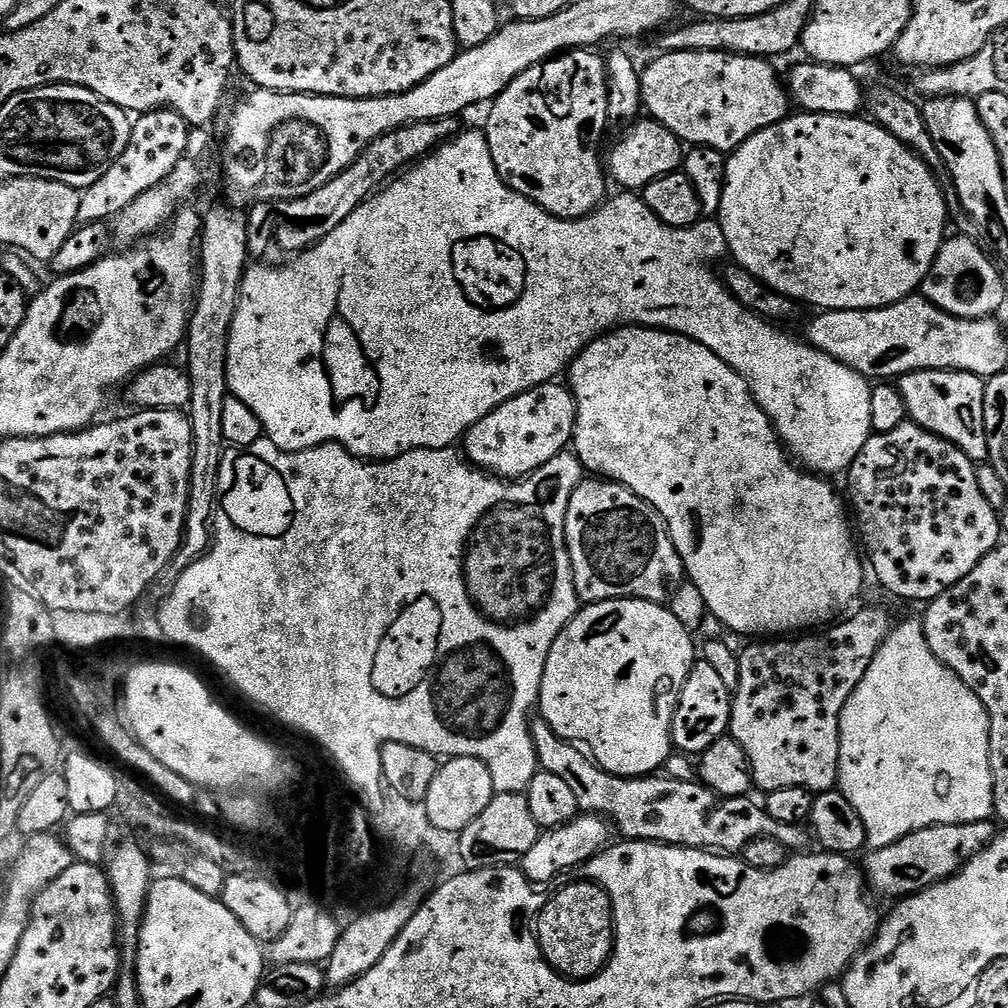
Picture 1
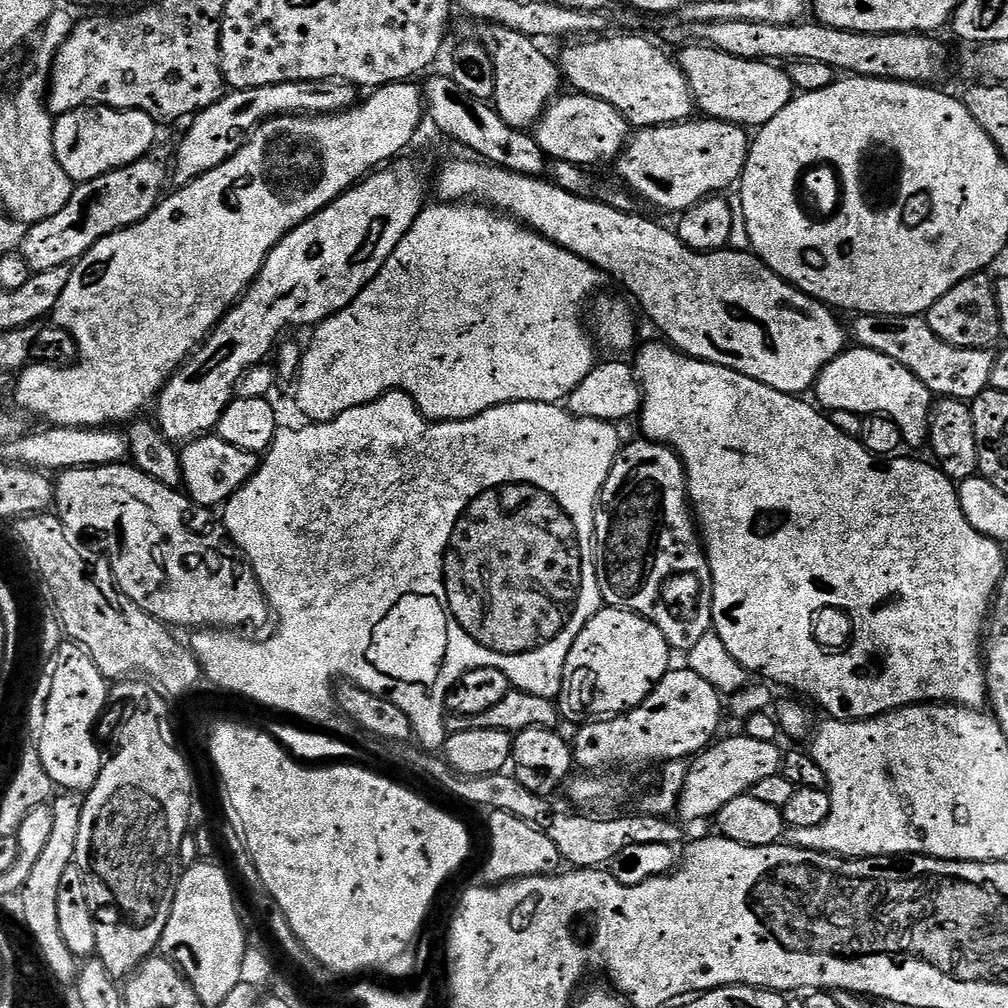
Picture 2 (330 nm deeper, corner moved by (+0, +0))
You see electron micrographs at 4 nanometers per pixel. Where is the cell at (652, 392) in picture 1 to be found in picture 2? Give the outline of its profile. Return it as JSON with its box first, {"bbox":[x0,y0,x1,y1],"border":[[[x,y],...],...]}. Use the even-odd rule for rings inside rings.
{"bbox":[634,342,1006,720],"border":[[[659,342],[660,344],[648,344],[634,359],[634,371],[637,380],[640,381],[640,391],[642,399],[640,401],[640,411],[638,421],[643,439],[652,440],[656,444],[666,444],[670,448],[676,449],[680,456],[680,461],[684,464],[684,471],[688,474],[688,499],[690,507],[698,521],[698,532],[702,537],[702,543],[708,554],[708,565],[712,571],[712,627],[718,638],[722,640],[726,650],[734,656],[741,666],[749,674],[764,672],[765,681],[773,685],[781,684],[784,688],[793,688],[801,697],[807,698],[817,709],[828,712],[833,720],[869,720],[875,716],[881,716],[887,712],[893,712],[899,708],[909,708],[912,704],[926,704],[929,702],[943,702],[954,704],[961,708],[983,709],[988,702],[988,687],[984,681],[984,661],[982,659],[982,637],[986,632],[986,621],[990,615],[990,609],[996,590],[1000,586],[1000,580],[1006,575],[1004,568],[1004,552],[1000,541],[990,539],[986,534],[978,534],[970,522],[966,522],[966,514],[962,514],[960,505],[960,494],[957,481],[951,480],[947,474],[937,468],[935,463],[924,460],[911,460],[905,454],[897,454],[891,458],[881,458],[872,455],[860,444],[859,439],[854,436],[847,436],[843,428],[834,423],[815,403],[807,404],[804,398],[791,392],[779,392],[746,374],[738,374],[726,366],[711,364],[705,360],[695,360],[693,356],[686,356],[682,352],[676,351],[671,344]]]}

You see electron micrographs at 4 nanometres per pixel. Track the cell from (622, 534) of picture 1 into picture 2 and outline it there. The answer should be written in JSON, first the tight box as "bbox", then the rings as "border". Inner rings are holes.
{"bbox":[594,438,713,654],"border":[[[643,438],[621,447],[596,505],[594,547],[600,599],[607,607],[646,617],[662,630],[676,654],[687,654],[703,635],[713,631],[712,571],[688,499],[688,474],[676,449]]]}

